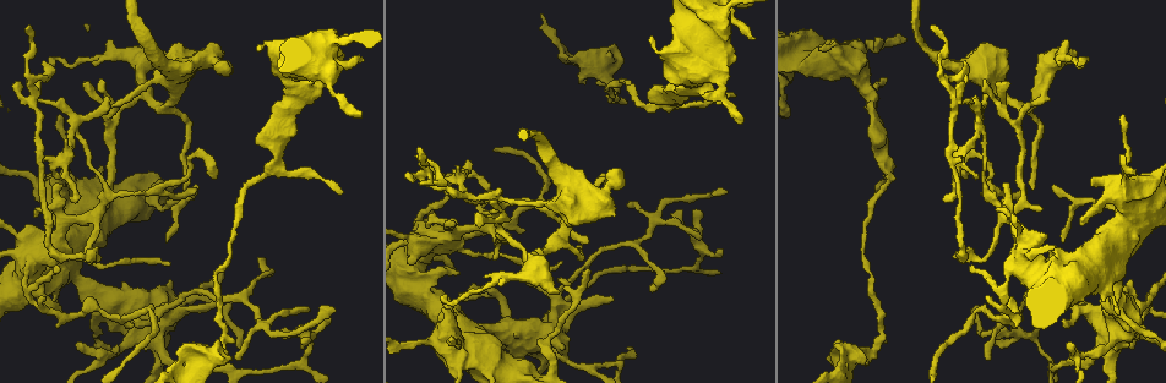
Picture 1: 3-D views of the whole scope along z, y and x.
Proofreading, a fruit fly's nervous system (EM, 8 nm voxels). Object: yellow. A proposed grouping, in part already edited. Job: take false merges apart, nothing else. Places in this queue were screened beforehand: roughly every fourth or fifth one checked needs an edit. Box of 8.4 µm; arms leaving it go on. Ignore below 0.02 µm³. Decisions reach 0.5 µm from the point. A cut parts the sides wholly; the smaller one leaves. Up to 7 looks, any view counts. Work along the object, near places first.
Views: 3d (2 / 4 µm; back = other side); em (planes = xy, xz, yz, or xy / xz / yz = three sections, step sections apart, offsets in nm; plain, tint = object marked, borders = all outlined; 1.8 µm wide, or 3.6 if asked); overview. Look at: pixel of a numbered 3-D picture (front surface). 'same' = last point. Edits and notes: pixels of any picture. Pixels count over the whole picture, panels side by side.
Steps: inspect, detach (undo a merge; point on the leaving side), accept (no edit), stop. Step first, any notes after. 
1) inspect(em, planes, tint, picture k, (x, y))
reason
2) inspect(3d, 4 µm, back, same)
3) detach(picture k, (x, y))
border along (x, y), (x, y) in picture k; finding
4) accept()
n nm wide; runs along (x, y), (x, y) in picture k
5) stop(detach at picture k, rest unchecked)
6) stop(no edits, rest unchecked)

inspect(3d, 4 µm, picture 1, (696, 71))
sharp bend

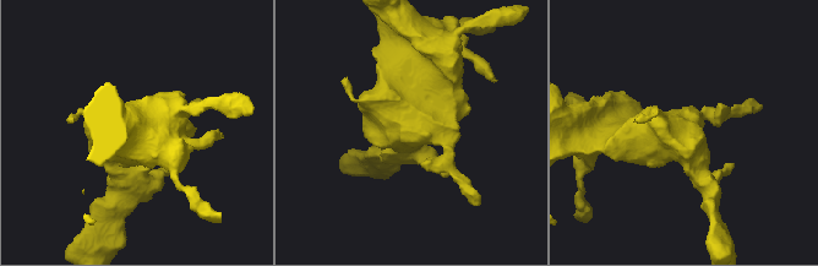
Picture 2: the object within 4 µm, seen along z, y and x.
inspect(em, 3.6 µm, planes, tint, picture 2, (407, 129))

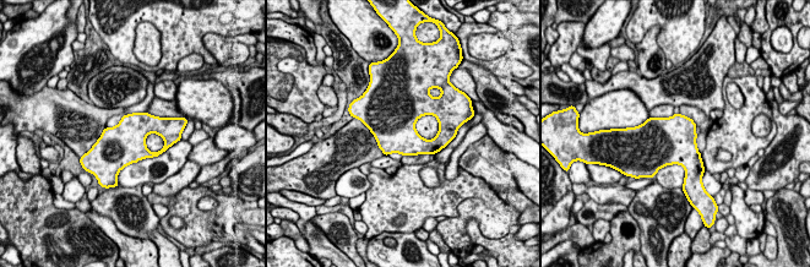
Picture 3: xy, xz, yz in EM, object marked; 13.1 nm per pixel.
accept()
all the same neuron

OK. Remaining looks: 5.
inspect(em, planes, tint, picture 1, (483, 182))
abrupt turn

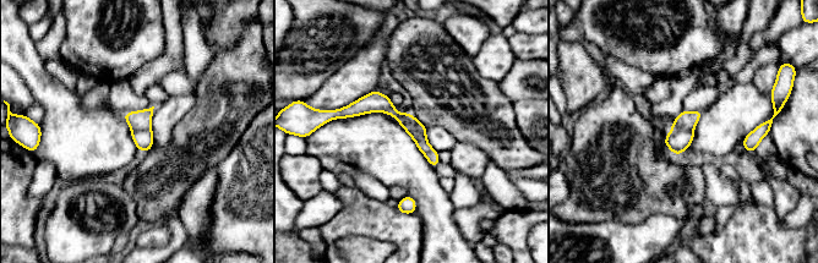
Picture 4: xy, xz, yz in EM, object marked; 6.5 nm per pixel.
accept()
110 nm wide; runs along (341, 111), (386, 105), (436, 160) in picture 4; continuous, no second neuron

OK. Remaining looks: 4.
inspect(3d, 4 µm, picture 1, (1005, 286))

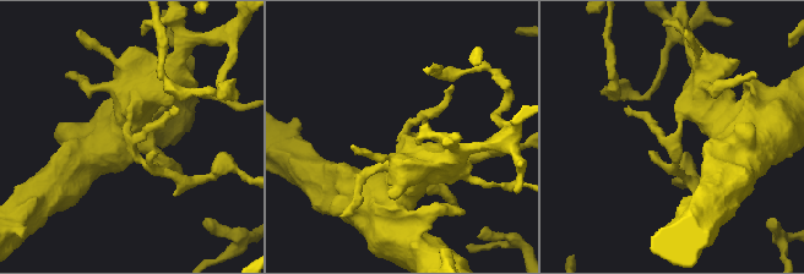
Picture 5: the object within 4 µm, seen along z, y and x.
inspect(em, planes, plain, picture 5, (674, 137))

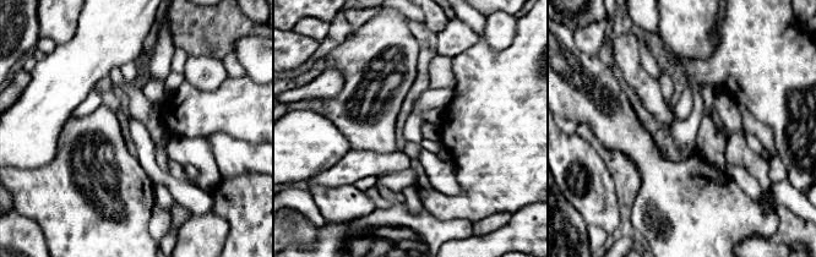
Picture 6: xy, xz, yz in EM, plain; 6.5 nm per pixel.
inspect(em, planes, borders, same)

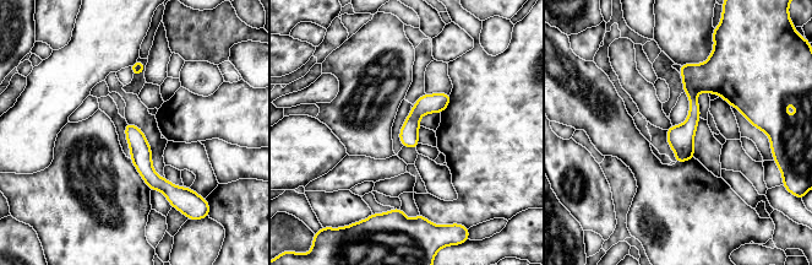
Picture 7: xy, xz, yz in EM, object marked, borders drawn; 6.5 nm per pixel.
accept()
runs along (684, 66), (718, 80), (753, 119) in picture 7; continuous, no second neuron

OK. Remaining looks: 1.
stop(no edits, rest unchecked)

